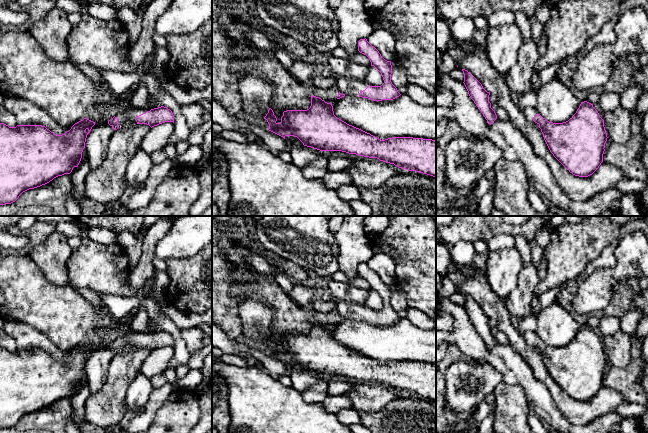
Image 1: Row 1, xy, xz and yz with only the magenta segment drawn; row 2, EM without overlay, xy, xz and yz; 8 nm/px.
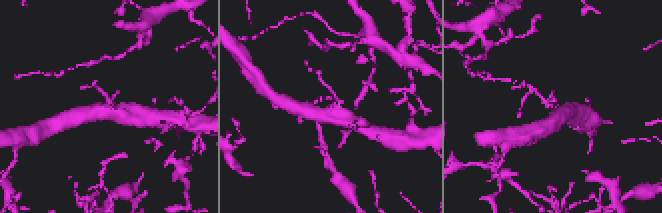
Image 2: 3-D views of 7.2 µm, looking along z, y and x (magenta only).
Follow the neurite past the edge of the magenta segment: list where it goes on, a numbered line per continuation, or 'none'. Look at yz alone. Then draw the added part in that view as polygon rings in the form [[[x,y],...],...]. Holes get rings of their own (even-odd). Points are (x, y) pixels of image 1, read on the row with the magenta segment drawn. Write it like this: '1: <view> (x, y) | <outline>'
1: yz (530, 112) | [[[527,107],[523,110],[527,120],[531,123],[531,124],[536,124],[537,126],[539,126],[539,124],[535,123],[533,121],[533,117],[537,114],[539,114],[539,112],[537,111],[536,108],[534,107]]]

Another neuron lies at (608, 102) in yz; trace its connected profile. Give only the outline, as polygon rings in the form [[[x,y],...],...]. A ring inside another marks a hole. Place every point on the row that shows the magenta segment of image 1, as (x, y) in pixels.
[[[604,93],[600,95],[599,105],[606,113],[618,108],[620,106],[620,100],[621,95],[617,93]]]

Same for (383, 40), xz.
[[[387,29],[374,30],[366,39],[385,60],[391,61],[396,58],[395,37]]]

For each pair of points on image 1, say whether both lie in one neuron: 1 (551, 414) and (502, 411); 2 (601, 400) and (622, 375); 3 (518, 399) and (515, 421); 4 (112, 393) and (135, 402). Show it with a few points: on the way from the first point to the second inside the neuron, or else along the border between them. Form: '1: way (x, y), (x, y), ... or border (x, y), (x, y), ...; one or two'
1: border (522, 387), (525, 392), (526, 402), (531, 409); two
2: border (603, 385), (616, 390), (626, 402); two
3: way (515, 404), (515, 416); one
4: border (135, 376), (126, 393), (125, 402); two

